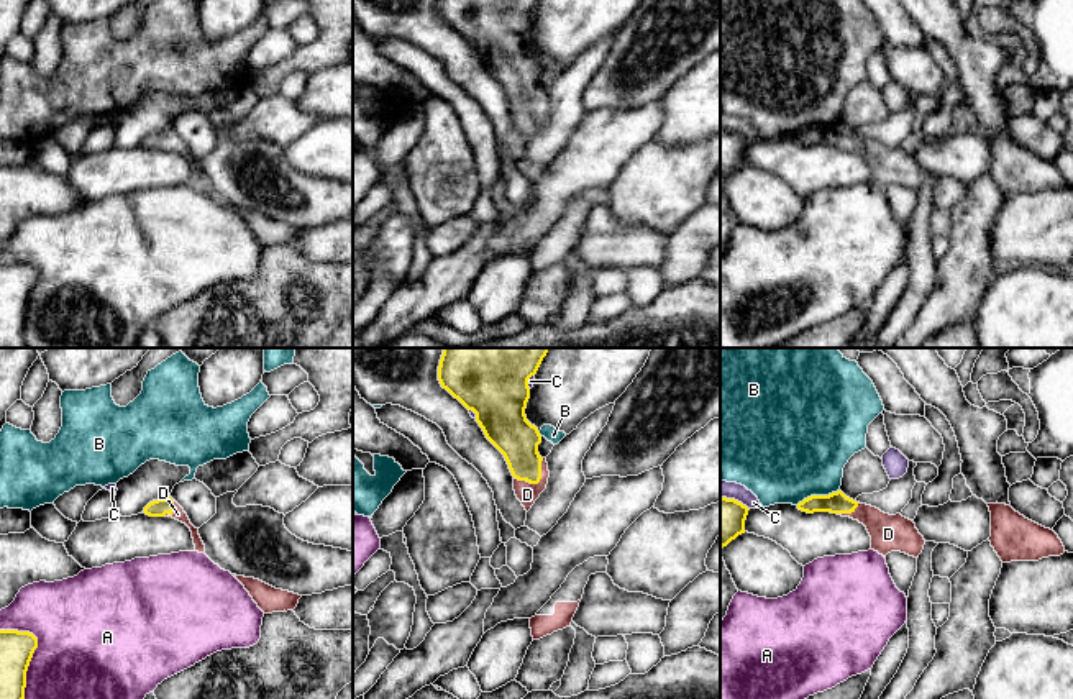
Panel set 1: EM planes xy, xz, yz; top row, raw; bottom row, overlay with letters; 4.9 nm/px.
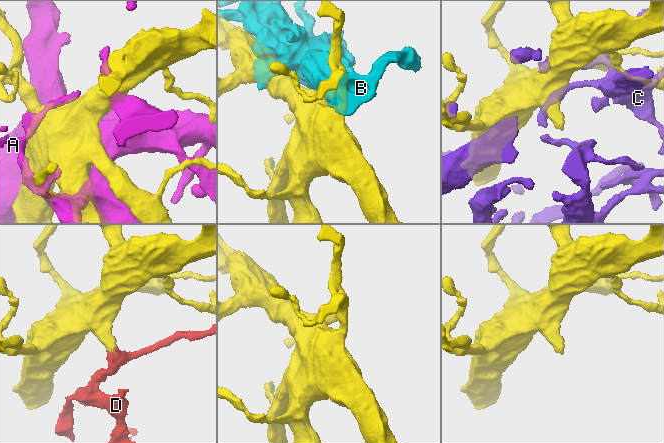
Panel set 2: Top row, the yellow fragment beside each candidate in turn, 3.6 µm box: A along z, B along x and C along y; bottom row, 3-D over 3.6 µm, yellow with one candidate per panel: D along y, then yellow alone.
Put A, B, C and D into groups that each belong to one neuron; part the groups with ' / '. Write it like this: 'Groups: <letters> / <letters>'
Groups: A / B / C / D

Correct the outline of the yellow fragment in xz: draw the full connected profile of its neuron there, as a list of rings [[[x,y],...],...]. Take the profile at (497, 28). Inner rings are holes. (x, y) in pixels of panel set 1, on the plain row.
[[[438,0],[441,20],[476,46],[486,71],[504,87],[514,108],[515,128],[527,144],[546,121],[550,110],[546,90],[538,85],[541,67],[525,48],[530,31],[528,11],[536,3],[538,0]]]

